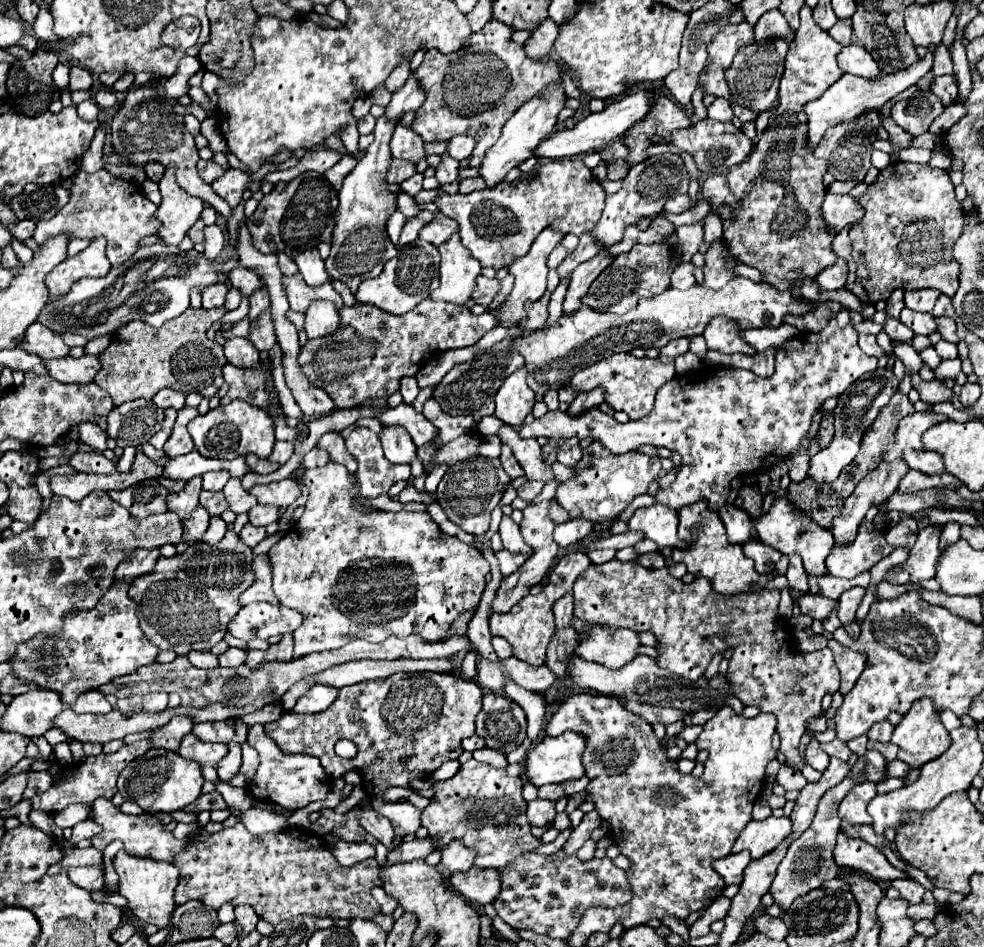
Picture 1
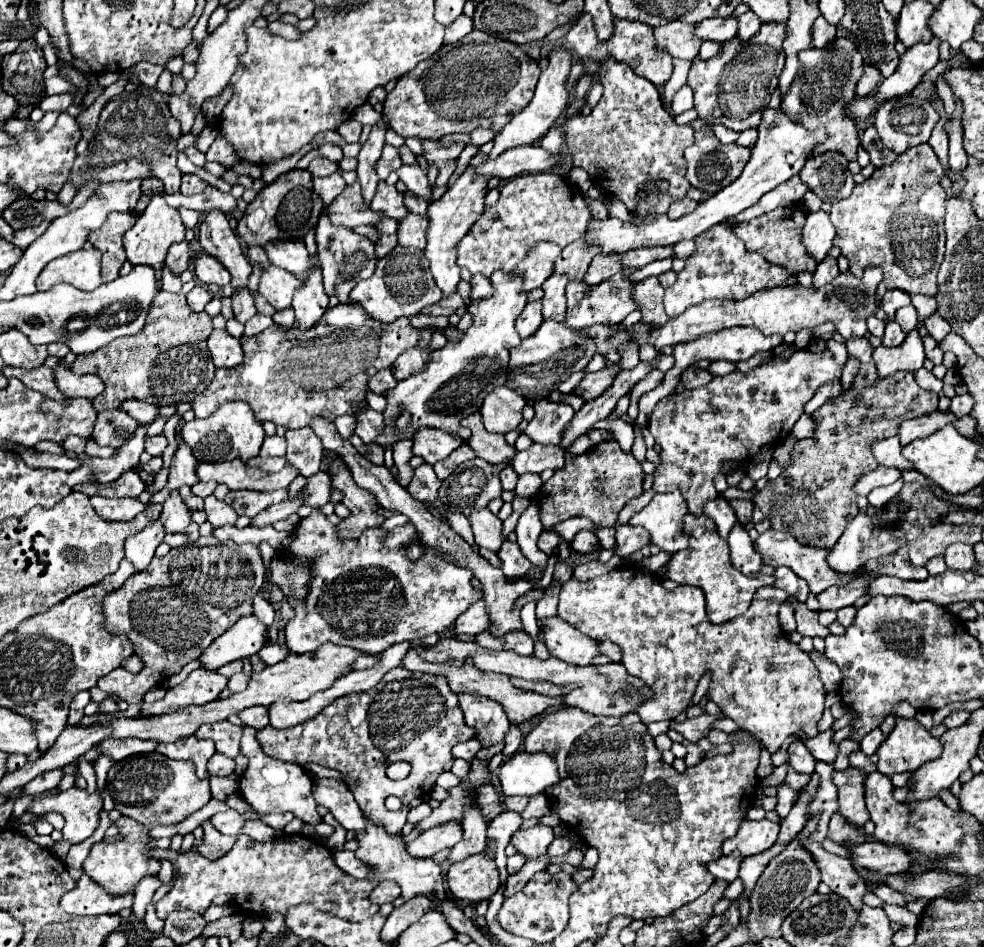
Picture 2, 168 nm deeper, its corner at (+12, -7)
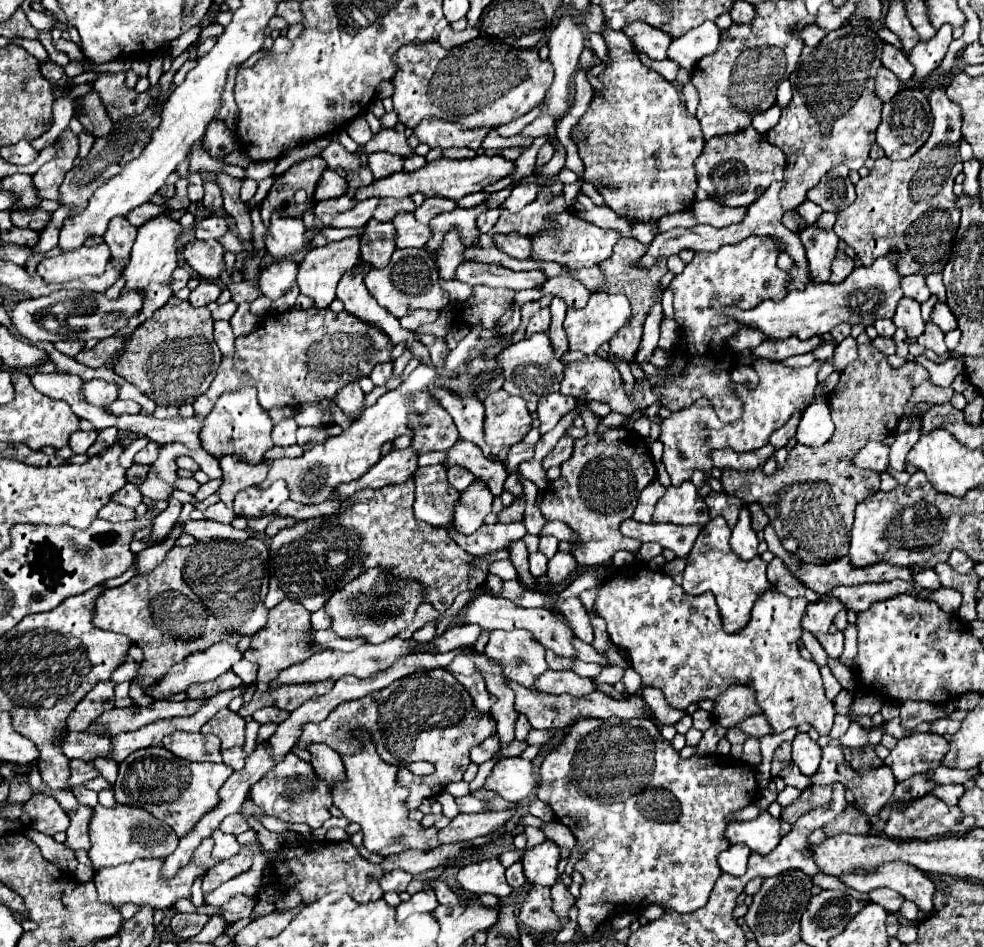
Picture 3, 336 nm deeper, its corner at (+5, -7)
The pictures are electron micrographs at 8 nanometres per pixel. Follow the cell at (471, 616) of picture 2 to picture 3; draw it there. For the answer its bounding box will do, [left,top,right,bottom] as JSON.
[431,624,483,652]

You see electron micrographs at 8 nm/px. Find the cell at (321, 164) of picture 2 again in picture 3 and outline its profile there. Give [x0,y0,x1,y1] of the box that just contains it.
[321,142,359,172]

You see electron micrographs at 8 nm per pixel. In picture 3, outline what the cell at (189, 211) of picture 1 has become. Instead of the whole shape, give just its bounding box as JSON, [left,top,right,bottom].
[117,216,183,338]

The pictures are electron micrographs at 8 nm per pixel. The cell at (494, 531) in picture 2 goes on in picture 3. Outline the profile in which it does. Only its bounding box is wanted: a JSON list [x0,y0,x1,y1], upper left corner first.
[455,482,493,534]

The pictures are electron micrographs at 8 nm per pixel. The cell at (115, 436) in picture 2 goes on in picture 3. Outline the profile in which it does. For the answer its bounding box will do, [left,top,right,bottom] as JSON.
[87,428,119,456]

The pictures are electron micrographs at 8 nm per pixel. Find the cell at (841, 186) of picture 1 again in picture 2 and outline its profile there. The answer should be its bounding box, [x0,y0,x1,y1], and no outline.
[802,192,822,212]

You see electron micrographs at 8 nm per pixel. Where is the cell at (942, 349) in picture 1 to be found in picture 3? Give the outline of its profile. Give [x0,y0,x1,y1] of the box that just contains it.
[919,322,947,356]

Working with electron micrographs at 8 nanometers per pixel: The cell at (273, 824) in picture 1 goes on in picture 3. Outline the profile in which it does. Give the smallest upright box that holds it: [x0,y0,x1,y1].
[219,814,249,836]

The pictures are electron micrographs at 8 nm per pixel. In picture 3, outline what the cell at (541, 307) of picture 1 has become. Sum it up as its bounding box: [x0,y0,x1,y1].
[525,308,551,338]

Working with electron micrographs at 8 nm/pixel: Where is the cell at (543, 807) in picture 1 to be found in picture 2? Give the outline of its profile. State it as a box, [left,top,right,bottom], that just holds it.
[512,826,554,860]

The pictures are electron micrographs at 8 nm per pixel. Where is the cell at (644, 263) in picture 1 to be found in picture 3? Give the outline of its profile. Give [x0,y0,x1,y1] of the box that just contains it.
[565,292,631,354]

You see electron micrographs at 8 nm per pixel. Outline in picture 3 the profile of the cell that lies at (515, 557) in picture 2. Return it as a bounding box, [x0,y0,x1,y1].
[529,552,547,578]

